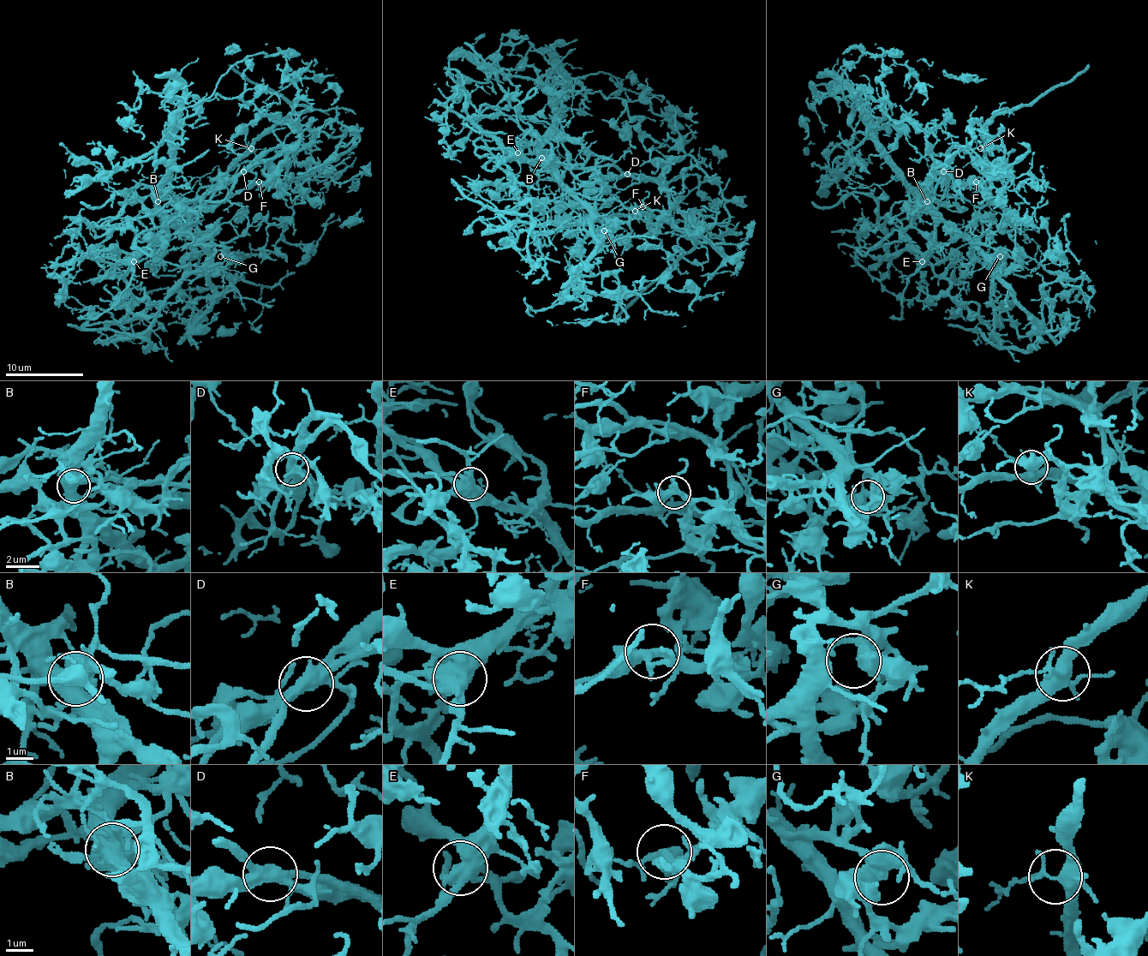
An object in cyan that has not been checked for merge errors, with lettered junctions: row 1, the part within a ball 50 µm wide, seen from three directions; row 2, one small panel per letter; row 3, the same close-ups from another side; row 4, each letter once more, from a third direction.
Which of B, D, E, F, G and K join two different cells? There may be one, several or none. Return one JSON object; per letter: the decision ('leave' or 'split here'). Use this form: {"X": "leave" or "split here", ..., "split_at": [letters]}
{"B": "split here", "D": "split here", "E": "split here", "F": "leave", "G": "leave", "K": "leave", "split_at": ["B", "D", "E"]}

